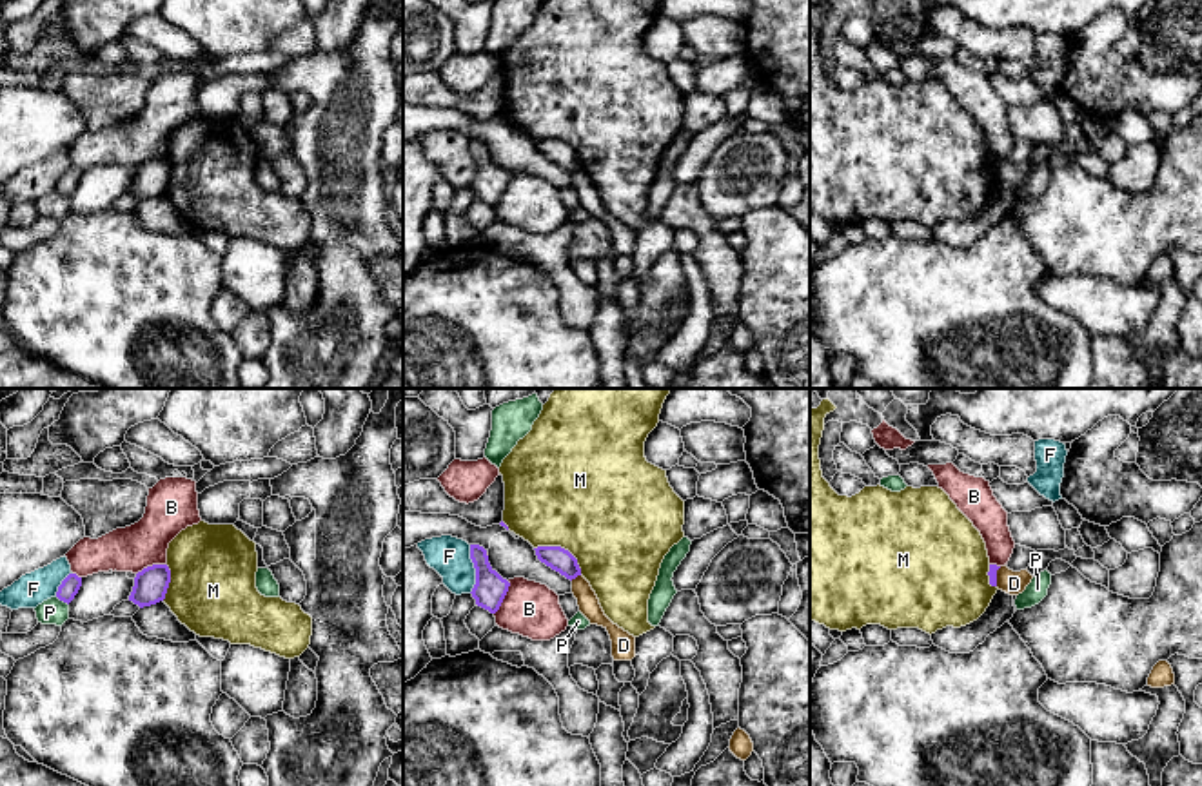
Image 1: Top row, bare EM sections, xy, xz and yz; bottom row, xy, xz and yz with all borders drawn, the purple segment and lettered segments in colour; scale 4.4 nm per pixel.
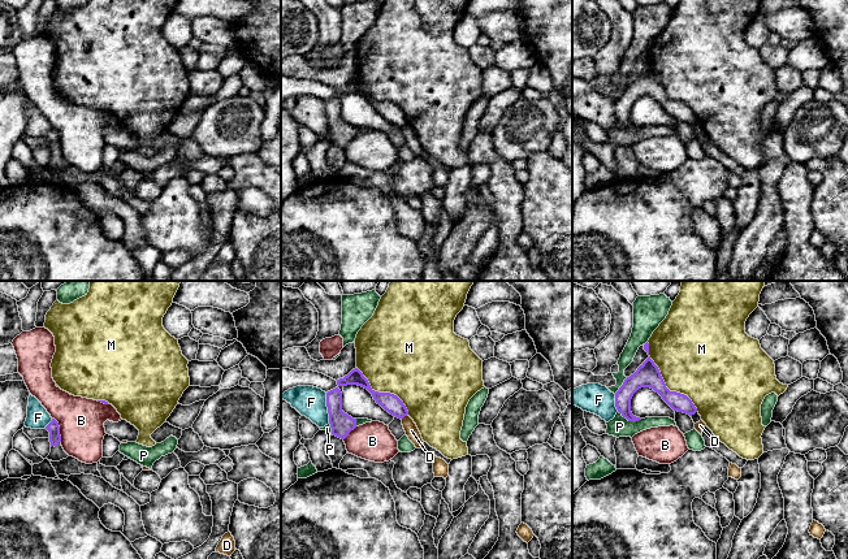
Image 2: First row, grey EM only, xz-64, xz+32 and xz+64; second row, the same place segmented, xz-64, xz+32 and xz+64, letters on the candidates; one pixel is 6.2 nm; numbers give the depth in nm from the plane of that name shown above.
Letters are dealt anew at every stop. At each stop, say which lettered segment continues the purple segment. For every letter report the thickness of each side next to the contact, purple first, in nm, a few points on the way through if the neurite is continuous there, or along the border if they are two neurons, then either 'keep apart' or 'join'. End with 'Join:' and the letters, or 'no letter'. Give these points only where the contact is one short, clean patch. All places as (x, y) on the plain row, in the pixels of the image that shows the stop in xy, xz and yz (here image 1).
B: 140/240 nm | keep apart
D: 110/100 nm | along xz (580, 167), (571, 173) | keep apart
F: 140/180 nm | keep apart
M: 110/500 nm | keep apart
P: 90/120 nm | keep apart
Join: no letter

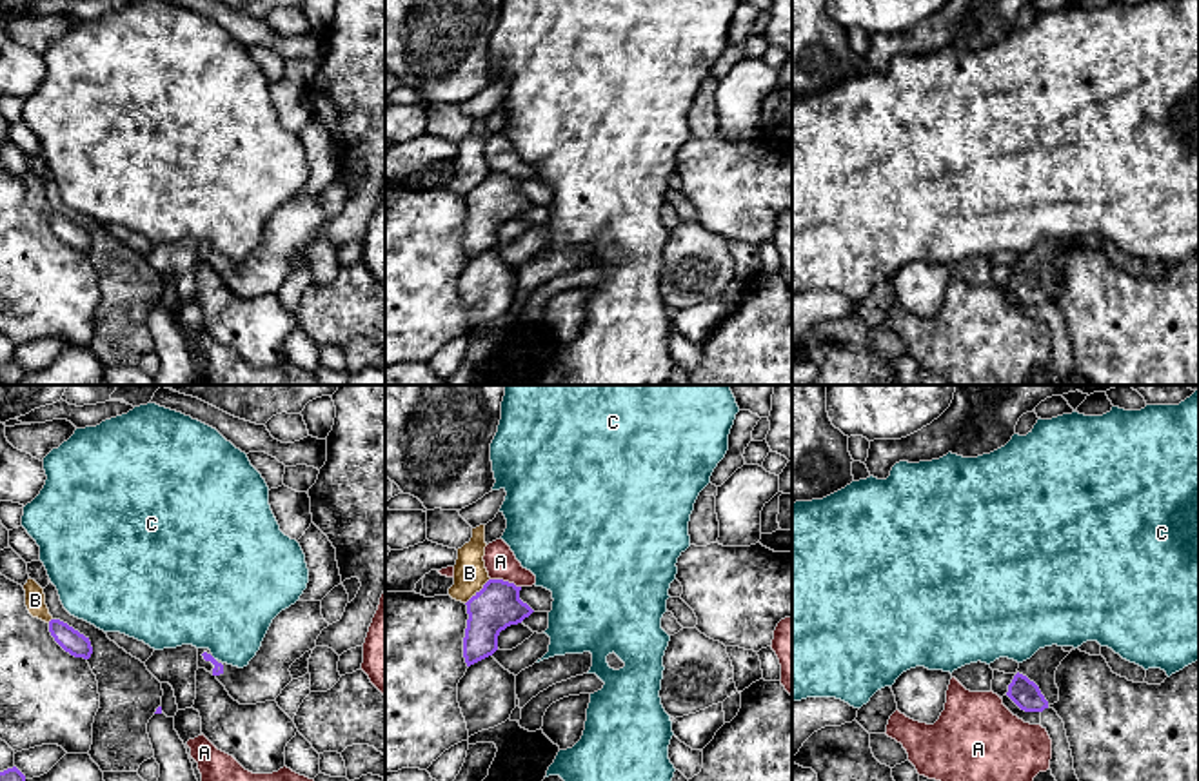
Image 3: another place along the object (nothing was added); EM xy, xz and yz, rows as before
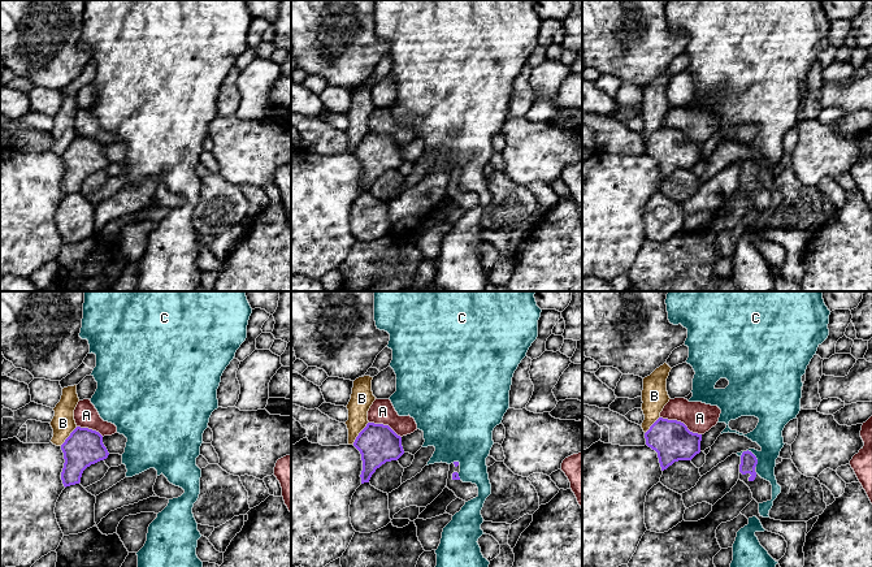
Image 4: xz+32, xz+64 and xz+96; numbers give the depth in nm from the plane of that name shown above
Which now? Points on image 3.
A: 200/140 nm | keep apart
B: 200/140 nm | keep apart
C: 50/440 nm | along xy (211, 249), (215, 253) | keep apart
Join: no letter

